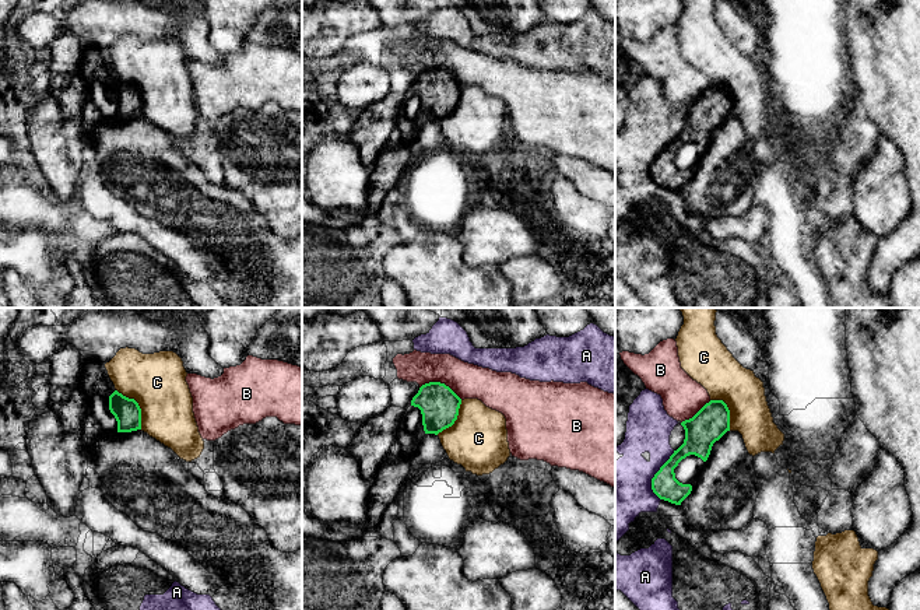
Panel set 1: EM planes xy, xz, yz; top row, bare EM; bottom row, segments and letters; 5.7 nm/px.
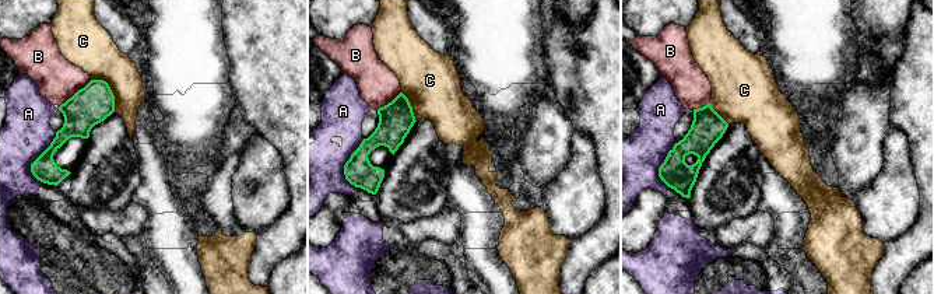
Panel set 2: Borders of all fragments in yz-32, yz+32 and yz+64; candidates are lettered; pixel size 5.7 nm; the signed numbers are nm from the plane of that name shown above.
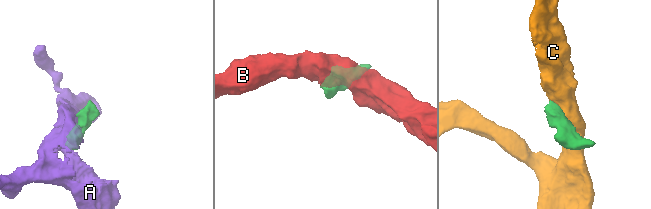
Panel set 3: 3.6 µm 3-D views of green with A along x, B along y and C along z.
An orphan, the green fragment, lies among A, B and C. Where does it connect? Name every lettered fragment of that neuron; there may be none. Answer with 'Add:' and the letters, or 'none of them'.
Add: none of them

